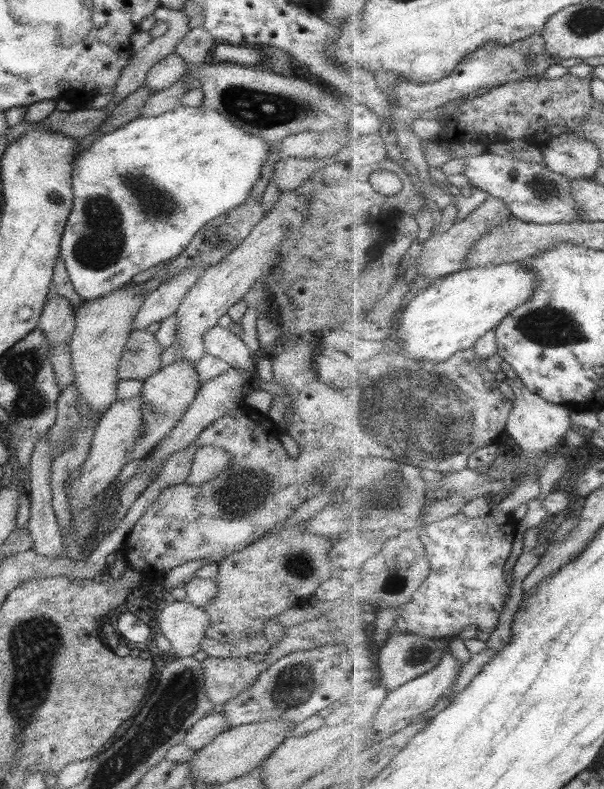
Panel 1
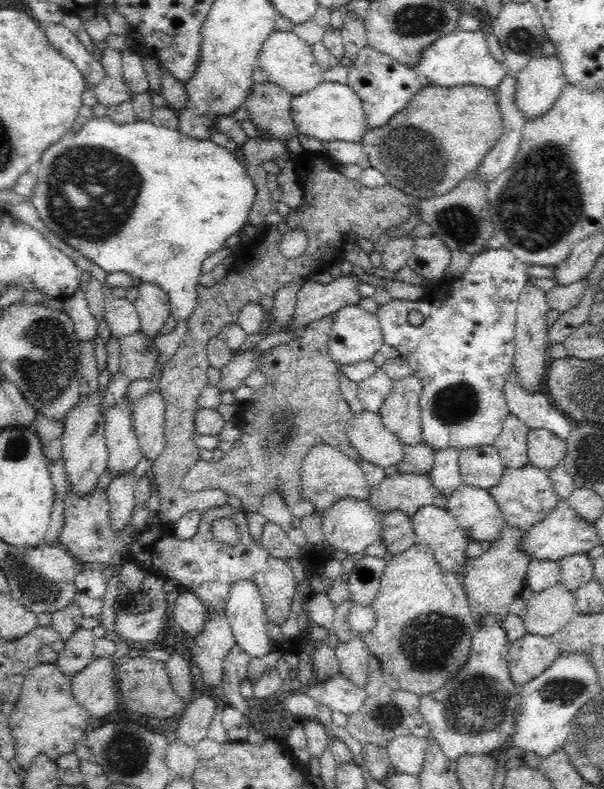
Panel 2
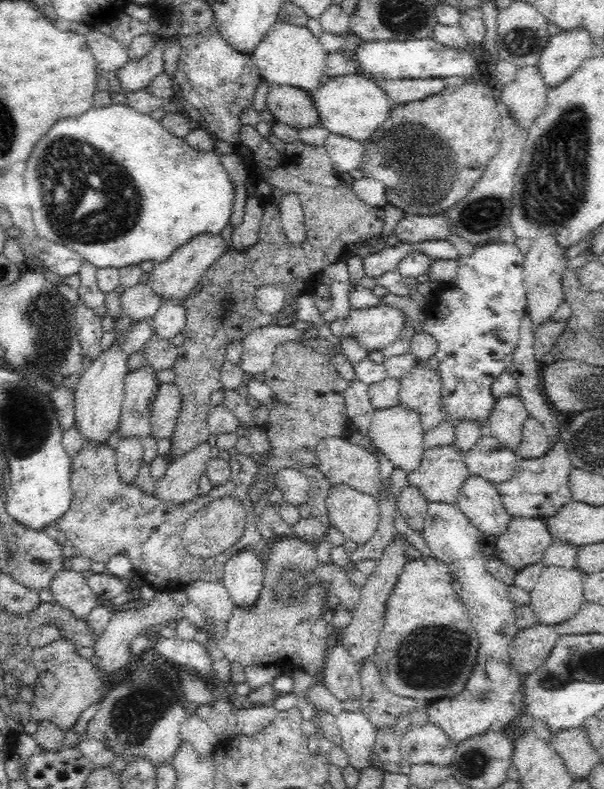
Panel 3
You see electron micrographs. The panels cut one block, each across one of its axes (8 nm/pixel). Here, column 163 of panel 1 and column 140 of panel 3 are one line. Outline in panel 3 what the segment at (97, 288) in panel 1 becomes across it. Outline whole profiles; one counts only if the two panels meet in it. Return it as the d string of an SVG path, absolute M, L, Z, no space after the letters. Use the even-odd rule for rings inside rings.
M112 103L112 104L109 104L109 105L108 105L108 106L94 106L94 105L92 105L92 108L89 108L89 109L88 109L88 110L87 110L87 111L86 111L86 112L84 112L84 114L80 114L80 116L66 116L66 118L62 118L62 120L56 120L56 124L54 124L54 126L52 126L52 130L48 130L48 132L46 132L46 134L44 134L44 136L42 136L42 138L40 138L40 140L38 140L38 142L35 142L35 143L34 143L34 146L33 146L33 147L32 147L32 150L31 150L31 151L30 151L30 154L29 154L29 155L28 155L28 158L27 158L27 159L26 159L26 160L25 160L25 161L26 161L26 165L25 165L25 170L24 170L24 171L23 171L23 173L22 173L22 175L23 175L23 179L24 179L24 186L25 186L25 187L26 187L26 192L27 192L27 196L28 196L28 197L30 197L30 200L31 200L31 207L32 207L32 218L33 218L33 219L34 219L34 224L35 224L35 227L36 227L36 231L38 231L38 236L40 236L40 237L41 237L41 238L44 238L44 239L45 239L45 240L48 240L48 241L50 241L50 242L55 242L55 243L58 243L58 244L63 244L63 245L64 245L64 246L67 246L67 247L68 247L68 248L71 248L71 249L72 249L72 250L74 250L74 251L76 251L76 252L78 252L78 254L80 254L80 255L82 255L82 258L83 258L83 259L86 259L86 260L88 260L88 262L91 262L91 263L92 263L92 265L94 265L94 266L96 266L96 268L104 268L104 267L114 267L114 268L117 268L117 269L119 269L119 268L122 268L122 267L123 267L123 266L126 266L126 265L129 265L129 264L140 264L140 263L141 263L141 262L142 262L142 261L143 261L143 260L148 260L148 259L152 259L152 260L154 260L154 262L156 262L156 263L157 263L157 262L160 262L160 261L163 261L163 260L164 260L164 259L167 259L167 258L168 258L168 256L170 256L170 255L171 255L171 254L172 254L172 252L174 252L174 251L175 251L175 250L176 250L176 248L178 248L178 247L179 247L179 246L182 246L182 245L183 245L183 244L186 244L186 243L187 243L187 242L188 242L188 241L189 241L189 240L190 240L190 239L193 239L193 238L194 238L194 237L195 237L195 236L196 236L196 235L199 235L199 234L200 234L200 233L201 233L201 232L204 232L204 231L208 231L208 232L210 232L210 233L220 233L220 231L221 231L221 230L222 230L222 228L224 228L224 226L226 226L226 222L228 222L228 219L229 219L229 218L230 218L230 213L231 213L231 211L230 211L230 209L231 209L231 206L232 206L232 199L233 199L233 196L234 196L234 190L233 190L233 189L232 189L232 185L230 185L230 182L231 182L231 181L230 181L230 178L229 178L229 177L228 177L228 175L227 175L227 174L226 174L226 171L225 171L225 170L224 170L224 168L223 168L223 167L222 167L222 164L221 164L221 163L220 163L220 160L219 160L219 159L218 159L218 157L219 157L219 155L220 155L220 153L219 153L219 152L218 152L218 151L216 151L216 150L213 150L213 151L212 151L212 150L210 150L210 151L208 151L208 152L198 152L198 151L197 151L197 150L196 150L196 151L195 151L195 150L194 150L194 149L193 149L193 148L190 148L190 146L188 146L188 143L187 143L187 142L186 142L186 141L185 141L185 139L182 139L182 138L178 138L178 137L174 137L174 136L173 136L173 135L172 135L172 134L170 134L170 133L168 133L168 132L166 132L166 131L164 131L164 128L163 128L163 127L162 127L162 124L161 124L161 122L160 122L160 121L159 121L159 120L156 120L156 119L154 119L154 118L153 118L153 117L152 117L152 116L151 116L151 115L147 115L147 114L144 114L144 113L141 113L141 112L138 112L138 111L136 111L136 109L134 109L134 107L132 107L132 105L129 105L129 104L128 104L128 103L125 103L125 104L116 104L116 103ZM86 168L88 168L88 170L86 170ZM90 172L96 172L96 174L90 174ZM88 174L90 174L90 175L89 175L89 176L88 176ZM97 174L98 174L98 175L97 175ZM99 176L100 176L100 177L99 177ZM86 178L87 178L87 183L88 183L88 186L89 186L89 187L90 187L90 188L92 188L92 189L95 189L95 190L101 190L101 189L102 189L102 187L103 187L103 182L104 182L104 190L108 190L108 192L106 192L106 200L105 200L105 196L104 196L104 194L103 194L103 193L101 193L101 192L98 192L98 191L95 191L95 190L92 190L92 189L90 189L90 190L88 190L88 191L86 191L86 192L85 192L85 194L84 194L84 190L86 190ZM100 178L102 178L102 181L101 181L101 179L100 179ZM68 186L70 186L70 188L68 188ZM128 186L130 186L130 196L112 196L112 192L124 192L124 188L128 188ZM82 194L84 194L84 195L83 195L83 198L82 198ZM80 200L81 200L81 201L80 201ZM78 202L79 202L79 203L78 203ZM76 204L78 204L78 206L77 206L77 208L76 208ZM101 207L102 207L102 208L101 208ZM99 208L100 208L100 210L106 210L106 214L89 214L89 213L91 213L91 212L93 212L93 211L95 211L95 210L98 210L98 209L99 209ZM74 210L75 210L75 211L74 211ZM87 214L88 214L88 216L86 216L86 215L87 215Z

